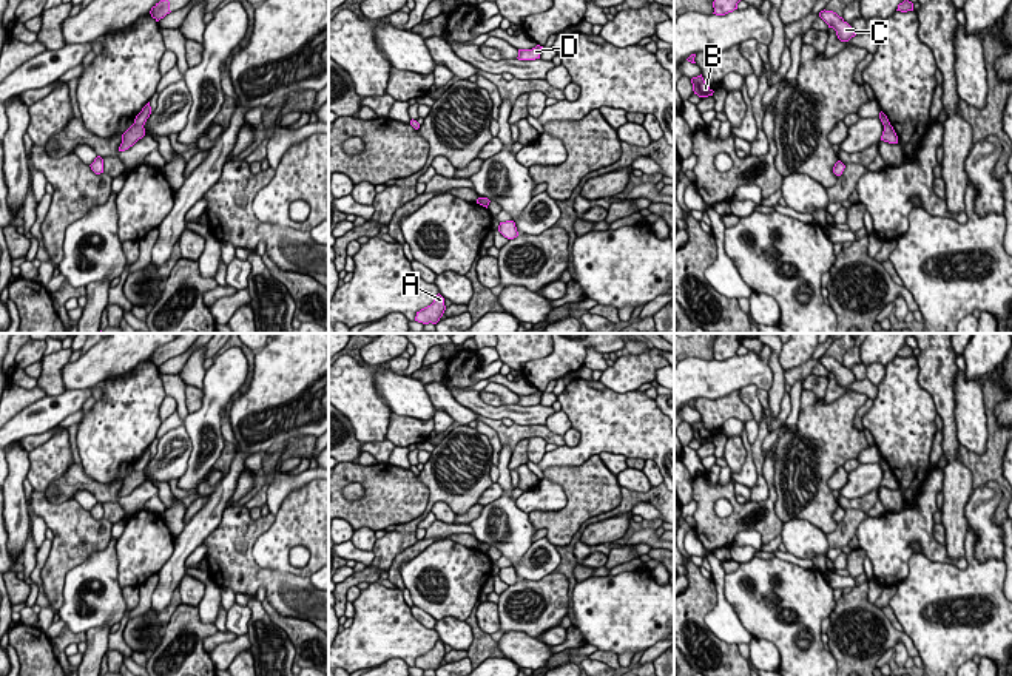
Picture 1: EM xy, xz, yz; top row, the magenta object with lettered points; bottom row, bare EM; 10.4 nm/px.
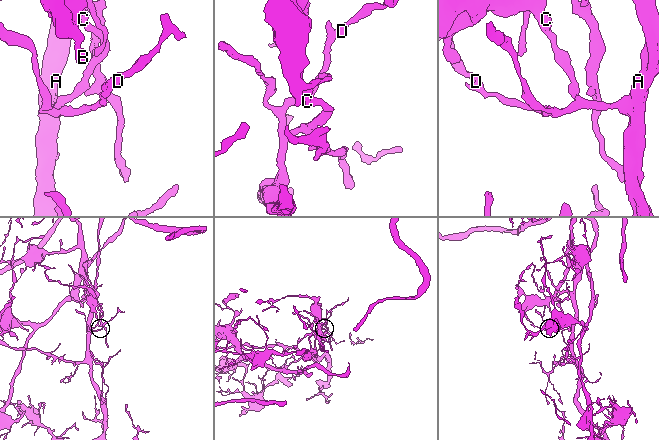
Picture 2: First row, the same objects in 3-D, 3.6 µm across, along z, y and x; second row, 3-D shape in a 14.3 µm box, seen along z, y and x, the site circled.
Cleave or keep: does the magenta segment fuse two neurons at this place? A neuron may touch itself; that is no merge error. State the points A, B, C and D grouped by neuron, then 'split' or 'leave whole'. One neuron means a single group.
groups A D / B C; split

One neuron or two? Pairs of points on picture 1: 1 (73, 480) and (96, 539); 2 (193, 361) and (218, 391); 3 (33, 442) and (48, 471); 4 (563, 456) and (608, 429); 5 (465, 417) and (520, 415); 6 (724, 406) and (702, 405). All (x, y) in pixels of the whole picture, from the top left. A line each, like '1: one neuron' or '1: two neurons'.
1: two neurons
2: two neurons
3: two neurons
4: one neuron
5: two neurons
6: one neuron

